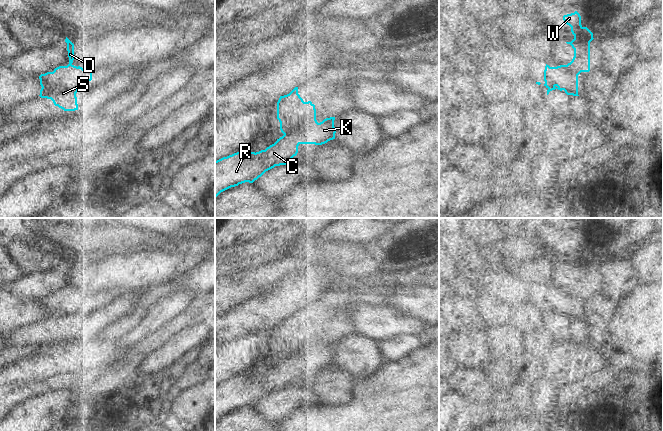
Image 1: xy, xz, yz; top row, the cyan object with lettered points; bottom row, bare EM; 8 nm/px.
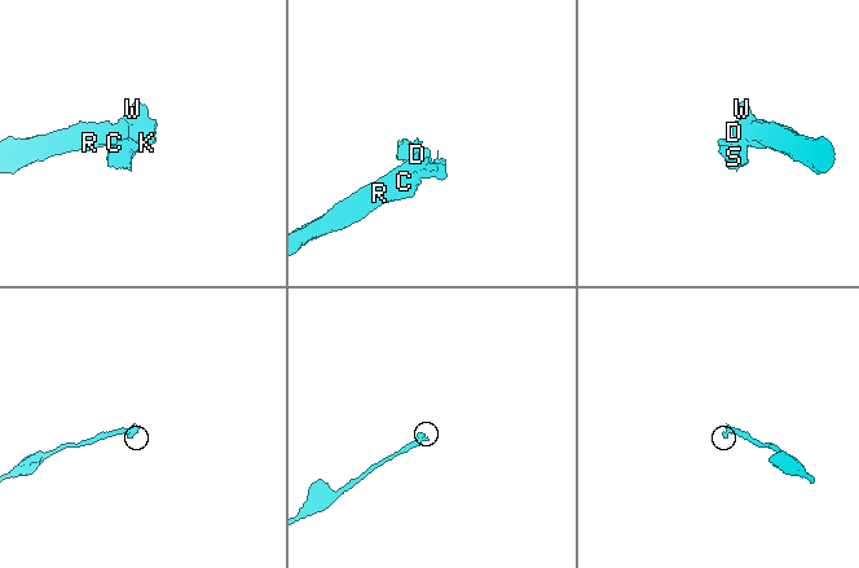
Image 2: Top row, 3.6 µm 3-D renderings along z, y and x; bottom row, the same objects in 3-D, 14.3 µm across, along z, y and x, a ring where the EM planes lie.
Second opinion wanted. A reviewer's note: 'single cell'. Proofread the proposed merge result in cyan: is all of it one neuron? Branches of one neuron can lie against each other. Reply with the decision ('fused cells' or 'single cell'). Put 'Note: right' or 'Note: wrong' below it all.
fused cells
Note: wrong

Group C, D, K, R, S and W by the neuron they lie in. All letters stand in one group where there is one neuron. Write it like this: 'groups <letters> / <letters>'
groups C D K R W / S

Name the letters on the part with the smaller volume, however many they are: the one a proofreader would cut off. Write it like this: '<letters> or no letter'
S

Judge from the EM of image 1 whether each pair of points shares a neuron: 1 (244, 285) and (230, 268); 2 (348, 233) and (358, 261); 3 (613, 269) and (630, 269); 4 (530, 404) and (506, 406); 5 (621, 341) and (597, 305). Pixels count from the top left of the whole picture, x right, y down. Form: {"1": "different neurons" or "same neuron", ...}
{"1": "different neurons", "2": "different neurons", "3": "same neuron", "4": "same neuron", "5": "different neurons"}

